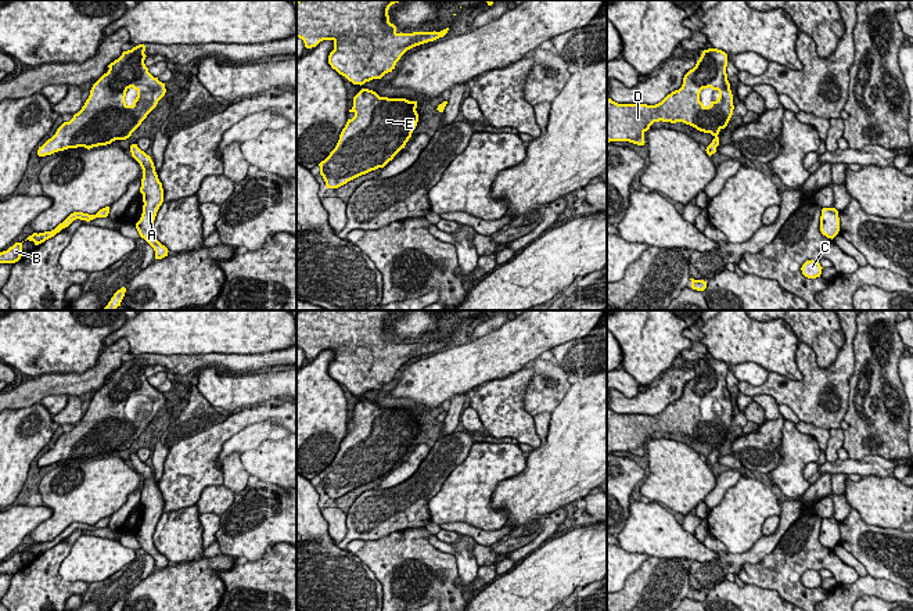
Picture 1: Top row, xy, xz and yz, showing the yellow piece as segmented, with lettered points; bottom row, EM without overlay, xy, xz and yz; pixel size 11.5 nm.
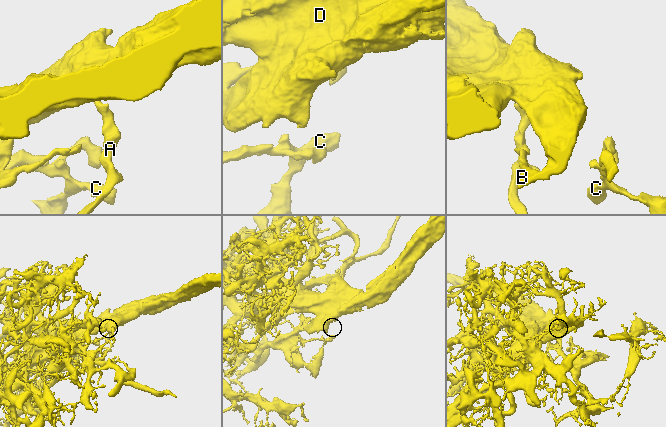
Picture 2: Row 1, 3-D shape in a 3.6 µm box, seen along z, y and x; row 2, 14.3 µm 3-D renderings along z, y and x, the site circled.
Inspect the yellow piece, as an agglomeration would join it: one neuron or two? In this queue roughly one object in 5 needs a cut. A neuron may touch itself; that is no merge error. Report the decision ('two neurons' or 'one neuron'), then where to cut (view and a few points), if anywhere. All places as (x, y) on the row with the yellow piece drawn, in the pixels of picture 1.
one neuron; no cut

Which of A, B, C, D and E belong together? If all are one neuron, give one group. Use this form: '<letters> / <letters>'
A B C D E

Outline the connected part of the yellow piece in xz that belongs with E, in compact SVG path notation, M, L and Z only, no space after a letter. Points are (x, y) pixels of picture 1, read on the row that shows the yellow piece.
M362 89L349 109L355 116L348 119L335 148L319 163L327 188L338 188L392 161L417 126L416 108L417 101L380 97Z

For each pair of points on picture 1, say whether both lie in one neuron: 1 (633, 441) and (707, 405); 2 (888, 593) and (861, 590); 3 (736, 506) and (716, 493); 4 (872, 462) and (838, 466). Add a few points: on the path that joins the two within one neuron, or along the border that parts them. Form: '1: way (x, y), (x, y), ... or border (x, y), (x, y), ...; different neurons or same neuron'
1: way (651, 424), (689, 414); same neuron
2: way (881, 589), (867, 589); same neuron
3: border (741, 475), (710, 511); different neurons
4: way (863, 466), (847, 466); same neuron

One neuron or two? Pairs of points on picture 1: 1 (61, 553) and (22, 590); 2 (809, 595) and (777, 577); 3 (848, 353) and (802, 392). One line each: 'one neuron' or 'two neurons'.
1: one neuron
2: one neuron
3: one neuron

